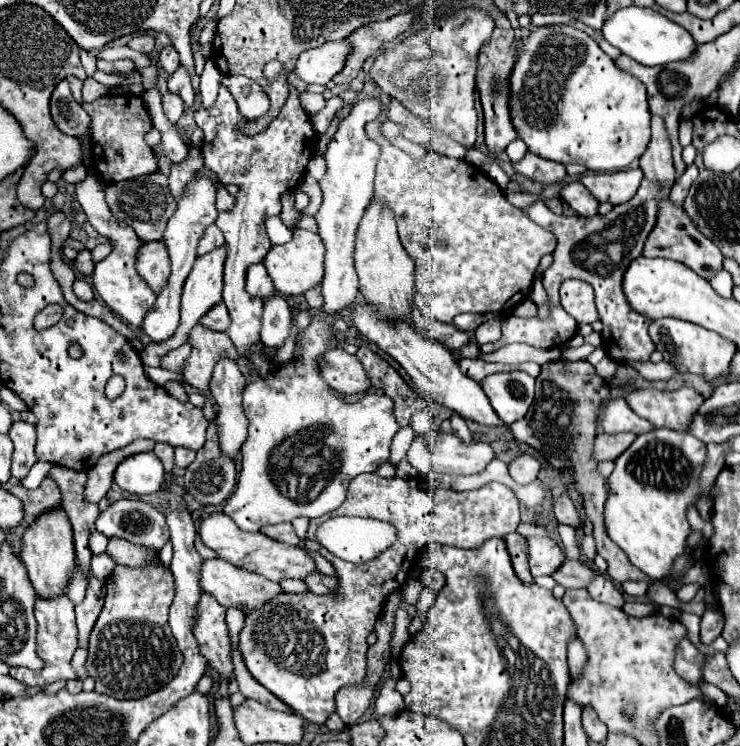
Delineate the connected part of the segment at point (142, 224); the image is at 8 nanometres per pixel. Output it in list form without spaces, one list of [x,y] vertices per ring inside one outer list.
[[[149,174],[135,180],[125,180],[119,184],[107,184],[105,186],[105,200],[111,208],[111,212],[119,218],[131,224],[131,228],[137,232],[137,236],[145,242],[163,240],[163,232],[167,226],[167,220],[173,216],[177,202],[167,190],[167,178],[163,174]]]

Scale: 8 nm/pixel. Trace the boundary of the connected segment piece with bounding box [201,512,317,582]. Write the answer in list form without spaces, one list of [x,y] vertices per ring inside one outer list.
[[[219,512],[219,514],[211,514],[203,520],[201,524],[201,540],[223,560],[249,570],[249,572],[257,572],[263,578],[271,580],[271,582],[281,582],[285,578],[295,578],[295,580],[303,580],[307,578],[311,572],[315,572],[315,562],[311,560],[311,556],[299,548],[299,546],[289,546],[277,540],[271,540],[269,536],[261,534],[261,532],[243,532],[237,528],[237,524],[227,518],[227,514]]]

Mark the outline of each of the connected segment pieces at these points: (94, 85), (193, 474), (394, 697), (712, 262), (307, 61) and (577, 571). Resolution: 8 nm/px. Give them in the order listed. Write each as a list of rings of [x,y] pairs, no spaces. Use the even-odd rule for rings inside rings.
[[[93,78],[85,80],[85,84],[83,84],[83,100],[85,102],[93,102],[93,100],[105,96],[105,94],[107,94],[107,88],[103,84],[95,82]]]
[[[215,422],[209,424],[207,442],[185,472],[185,488],[201,504],[221,504],[235,488],[235,464],[219,448]]]
[[[389,678],[383,684],[383,688],[379,690],[379,694],[375,698],[375,708],[373,708],[373,716],[375,718],[387,716],[387,714],[397,714],[397,712],[405,710],[403,696],[395,690],[396,682],[397,680]]]
[[[669,194],[663,196],[663,200],[659,200],[659,220],[655,222],[655,228],[651,230],[651,236],[645,240],[643,256],[647,256],[647,258],[671,258],[671,260],[683,262],[685,266],[695,270],[705,280],[711,280],[711,276],[715,276],[715,272],[719,272],[723,268],[721,250],[693,226],[691,218],[687,216],[683,206],[675,208],[675,204],[671,204]]]
[[[345,40],[327,42],[319,48],[307,50],[299,56],[295,74],[307,84],[327,84],[335,74],[343,70],[349,52],[351,44],[347,44]]]
[[[565,560],[563,566],[553,574],[557,584],[561,584],[563,588],[587,588],[593,576],[595,570],[581,564],[579,560]]]

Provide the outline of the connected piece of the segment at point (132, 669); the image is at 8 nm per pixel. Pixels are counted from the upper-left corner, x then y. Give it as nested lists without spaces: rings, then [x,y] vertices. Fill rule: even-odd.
[[[159,562],[143,568],[117,566],[113,570],[107,578],[107,600],[93,626],[85,662],[87,674],[95,680],[95,692],[119,700],[143,698],[177,676],[183,656],[167,626],[173,596],[173,574]]]

